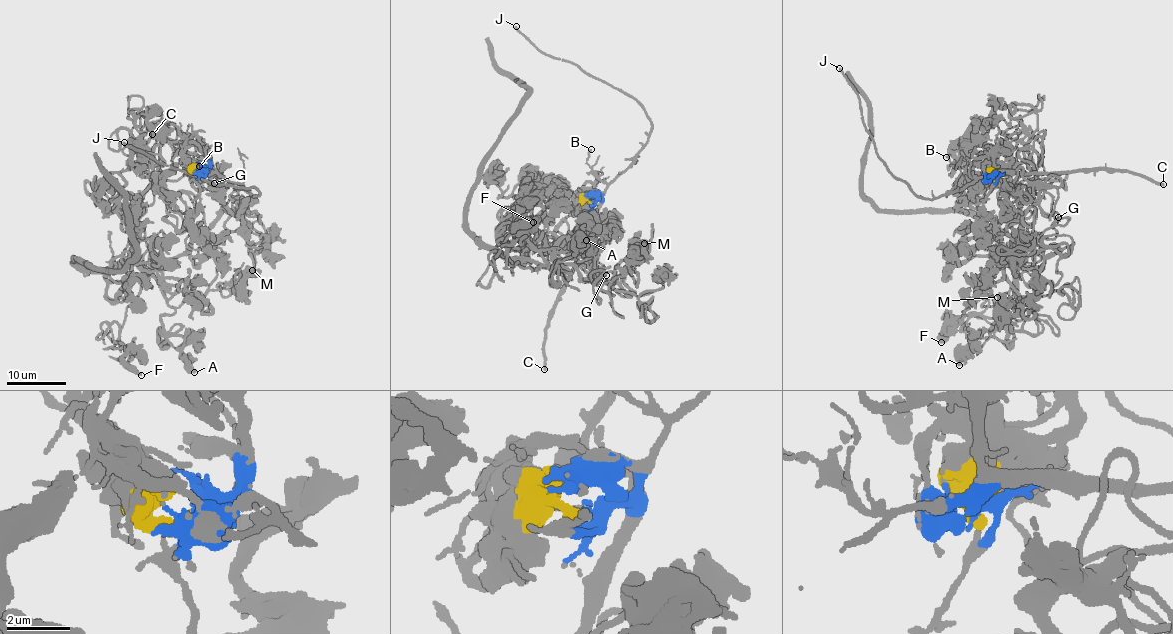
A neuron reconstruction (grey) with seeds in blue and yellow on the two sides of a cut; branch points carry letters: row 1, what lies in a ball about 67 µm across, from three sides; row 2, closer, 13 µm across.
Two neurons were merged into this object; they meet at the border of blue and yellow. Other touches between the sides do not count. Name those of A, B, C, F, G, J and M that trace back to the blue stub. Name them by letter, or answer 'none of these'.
B, C, J

